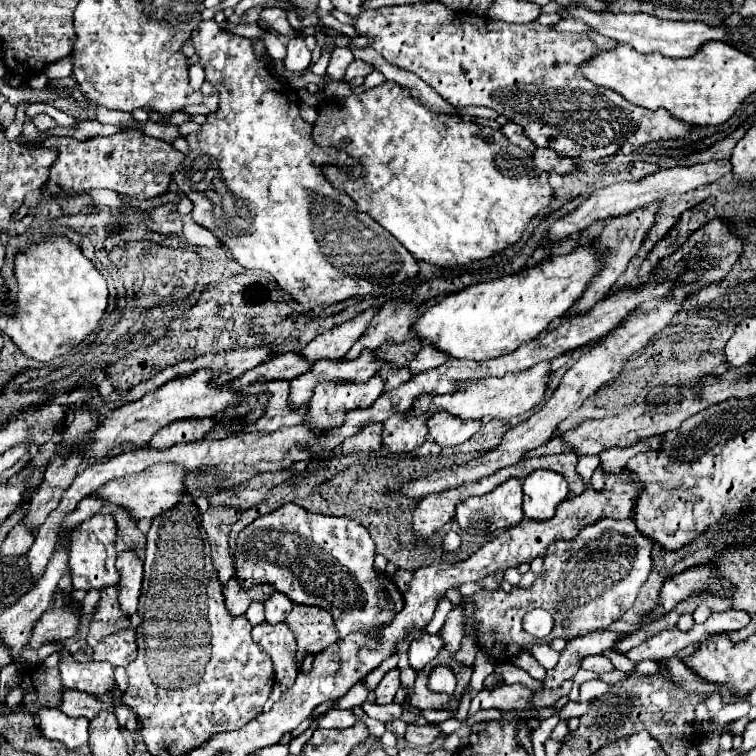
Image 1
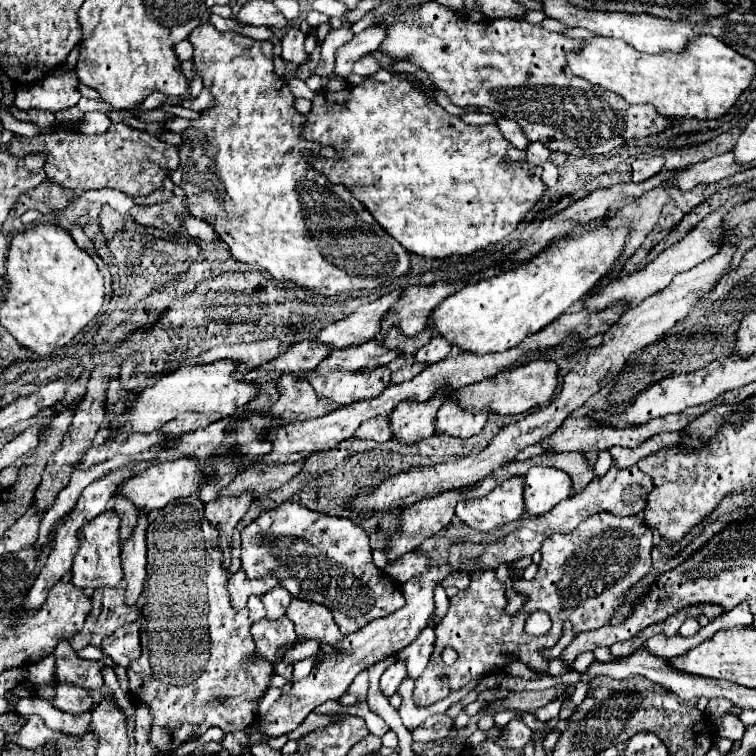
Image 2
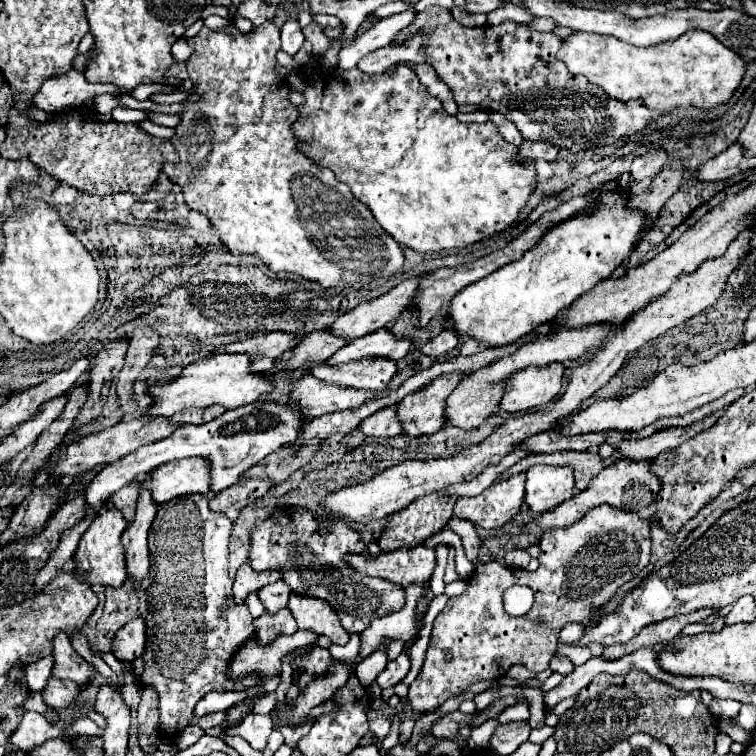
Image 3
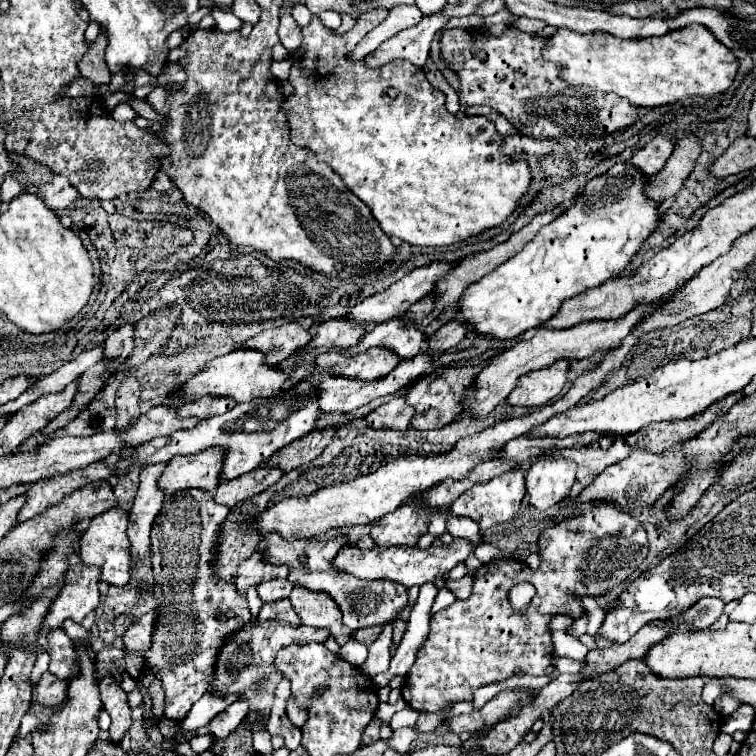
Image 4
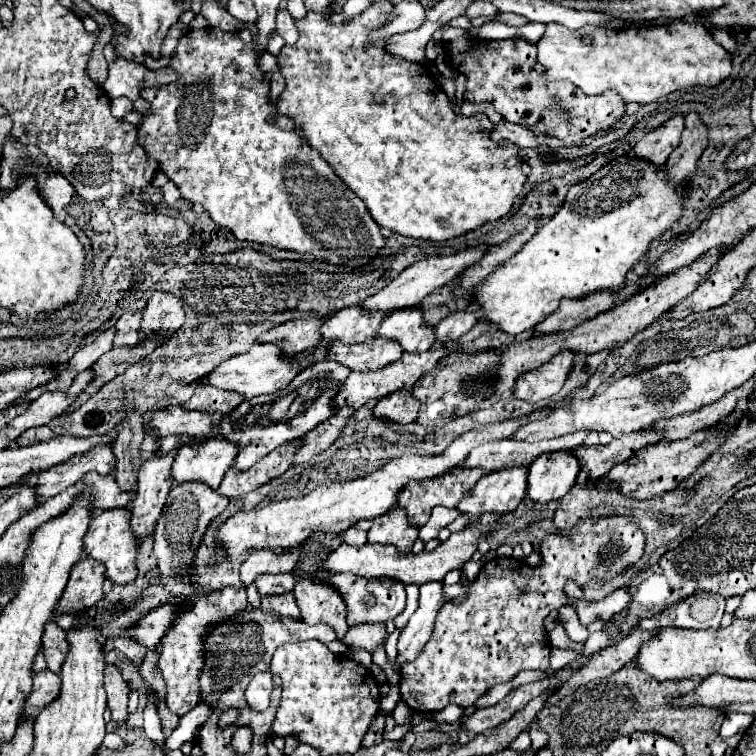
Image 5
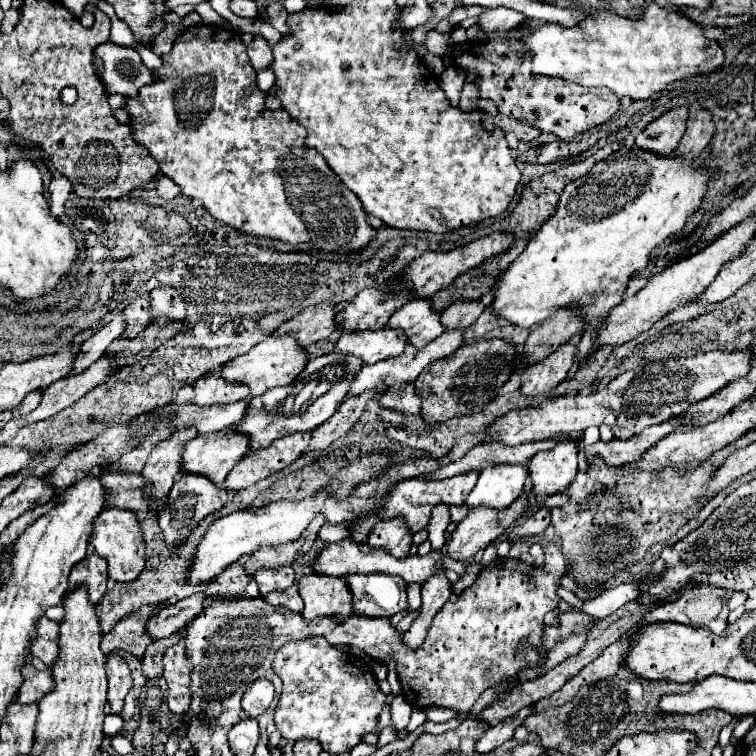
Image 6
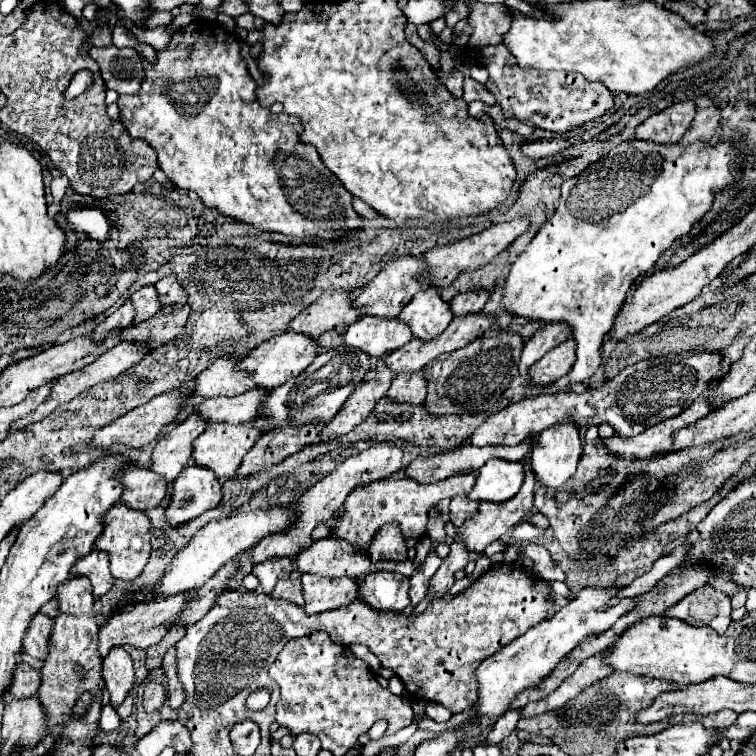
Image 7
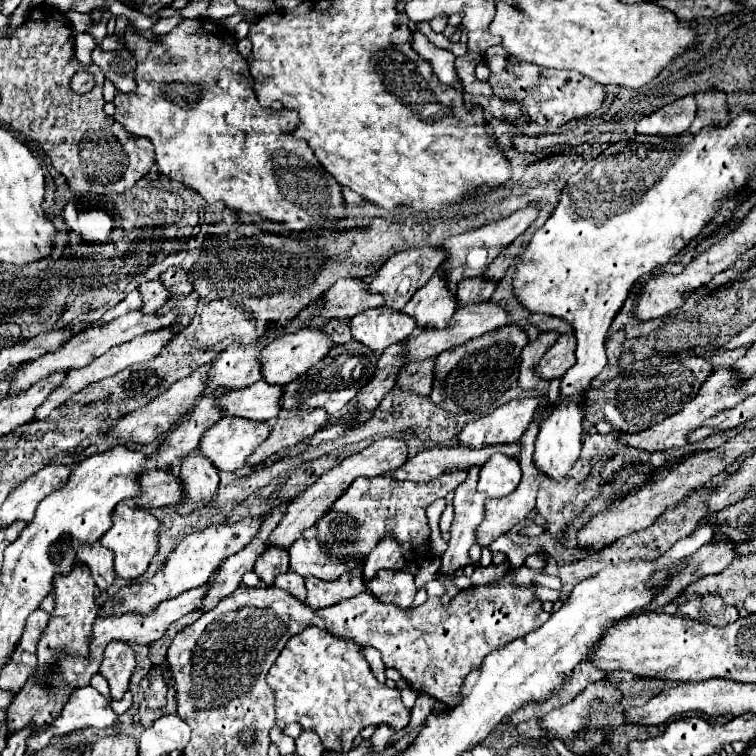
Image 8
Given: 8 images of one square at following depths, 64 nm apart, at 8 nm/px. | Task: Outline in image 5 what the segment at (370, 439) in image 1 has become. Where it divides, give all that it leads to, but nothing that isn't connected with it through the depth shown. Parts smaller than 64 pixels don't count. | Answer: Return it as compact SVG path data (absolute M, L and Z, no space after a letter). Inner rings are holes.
M396 390L384 398L380 398L374 406L374 416L390 418L396 422L412 422L416 420L416 412L420 410L420 404L412 400L410 390Z

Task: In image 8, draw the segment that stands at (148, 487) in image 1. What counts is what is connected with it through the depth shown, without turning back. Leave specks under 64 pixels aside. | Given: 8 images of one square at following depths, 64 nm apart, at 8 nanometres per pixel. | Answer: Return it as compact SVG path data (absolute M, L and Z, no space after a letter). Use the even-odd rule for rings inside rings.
M224 416L204 432L200 452L208 456L218 470L234 472L246 466L244 460L268 438L268 432L272 432L268 422Z

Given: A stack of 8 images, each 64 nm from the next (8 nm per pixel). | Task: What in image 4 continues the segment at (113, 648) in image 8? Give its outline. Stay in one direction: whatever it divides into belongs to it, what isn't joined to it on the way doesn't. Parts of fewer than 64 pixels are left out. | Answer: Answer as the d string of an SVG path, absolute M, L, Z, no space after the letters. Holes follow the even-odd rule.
M112 674L100 680L100 696L104 710L110 714L112 724L110 724L110 740L118 744L124 738L124 732L130 728L132 718L130 718L130 708L126 700L126 692L122 690L120 682L114 680Z

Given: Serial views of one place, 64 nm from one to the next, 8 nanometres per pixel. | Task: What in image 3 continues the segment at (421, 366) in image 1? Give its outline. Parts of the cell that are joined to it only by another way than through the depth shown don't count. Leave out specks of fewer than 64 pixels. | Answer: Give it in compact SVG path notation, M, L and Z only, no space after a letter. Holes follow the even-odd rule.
M444 328L436 338L432 338L430 342L426 342L420 348L420 352L430 354L430 356L444 356L452 348L456 348L458 342L460 342L460 336L456 336L456 330L454 328Z

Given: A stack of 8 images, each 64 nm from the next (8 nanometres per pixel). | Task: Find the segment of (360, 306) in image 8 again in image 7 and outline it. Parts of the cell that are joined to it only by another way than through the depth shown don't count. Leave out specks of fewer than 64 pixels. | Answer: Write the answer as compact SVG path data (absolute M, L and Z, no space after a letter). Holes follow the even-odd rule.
M334 290L324 292L314 304L302 310L288 324L288 330L302 332L310 338L318 338L322 332L346 328L354 320L356 320L356 308L352 308L352 292Z

